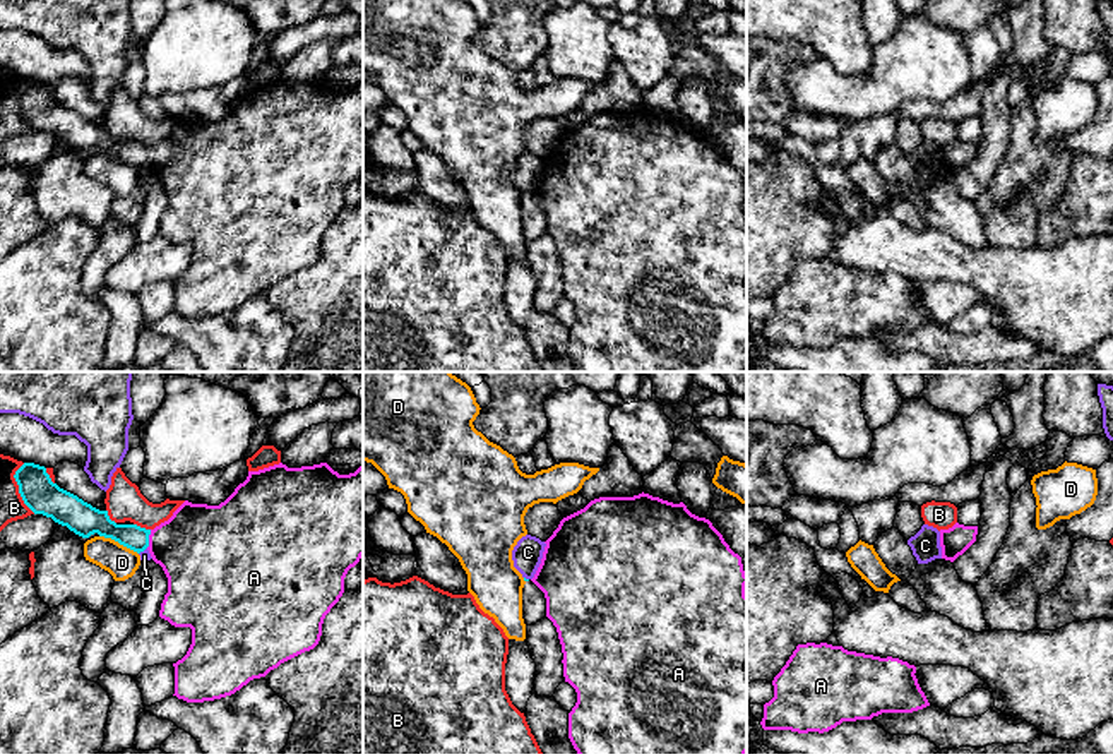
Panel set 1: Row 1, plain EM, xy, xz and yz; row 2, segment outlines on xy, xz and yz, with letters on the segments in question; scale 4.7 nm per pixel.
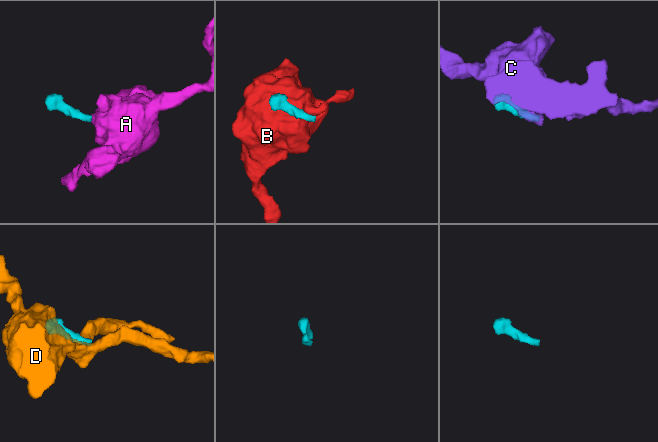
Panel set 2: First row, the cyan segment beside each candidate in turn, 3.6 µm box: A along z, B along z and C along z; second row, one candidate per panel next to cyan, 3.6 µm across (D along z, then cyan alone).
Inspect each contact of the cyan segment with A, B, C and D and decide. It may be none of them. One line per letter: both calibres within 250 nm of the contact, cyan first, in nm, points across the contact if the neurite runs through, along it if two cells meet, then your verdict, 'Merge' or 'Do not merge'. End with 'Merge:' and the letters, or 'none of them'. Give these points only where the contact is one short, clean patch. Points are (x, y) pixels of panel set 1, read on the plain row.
A: Thickness 120 nm (cyan) against 400 nm. Path across: xy (132, 153), (148, 155), (199, 163). Merge
B: Thickness 170 nm (cyan) against 120 nm. Do not merge
C: Thickness 120 nm (cyan) against 50 nm. Boundary: xy (146, 163), (139, 170). Do not merge
D: Thickness 150 nm (cyan) against 150 nm. Boundary: xy (100, 151), (110, 153), (137, 170). Do not merge
Merge: A

